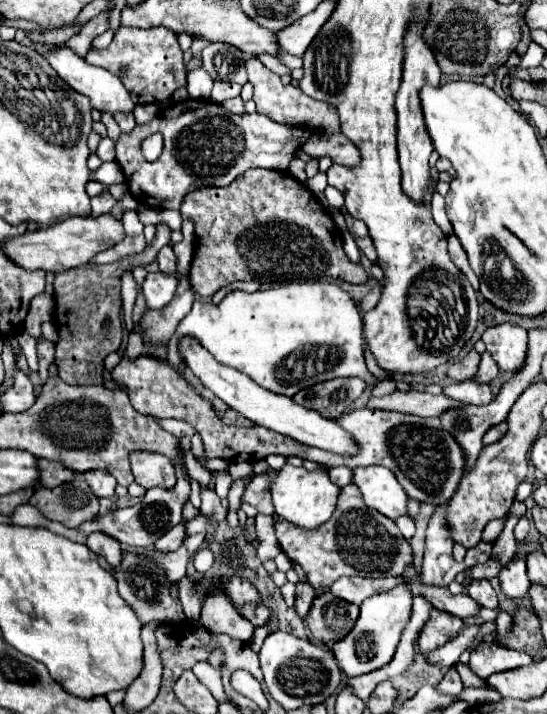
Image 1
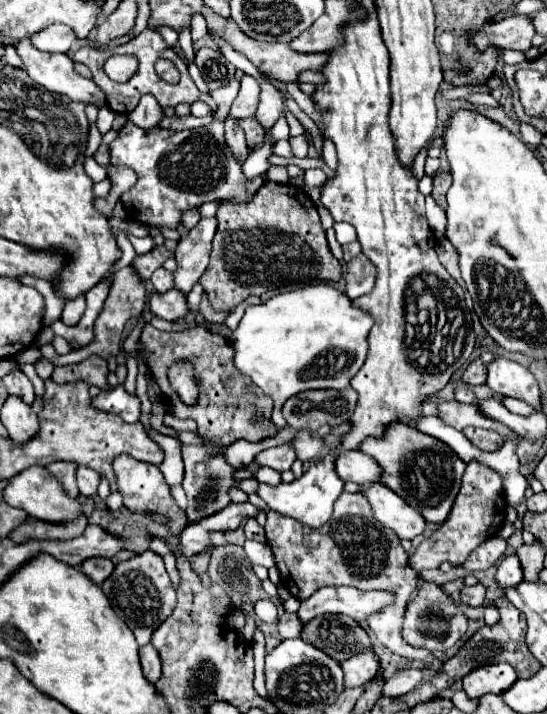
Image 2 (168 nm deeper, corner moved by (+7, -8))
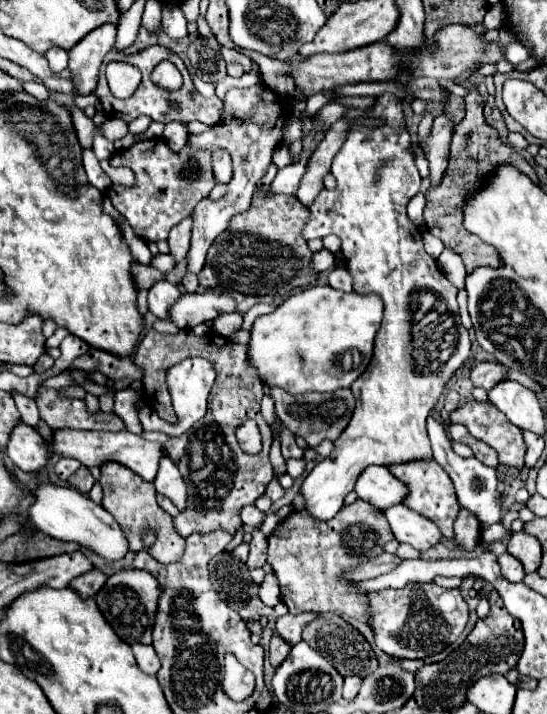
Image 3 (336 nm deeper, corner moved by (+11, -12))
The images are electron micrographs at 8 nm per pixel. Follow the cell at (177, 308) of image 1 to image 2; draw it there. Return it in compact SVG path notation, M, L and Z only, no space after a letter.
M215 218L199 220L197 226L189 232L187 238L179 240L175 250L177 270L173 272L175 288L181 290L185 296L191 292L193 284L199 282L201 274L205 272L209 264L209 252L211 252L211 240L217 228Z

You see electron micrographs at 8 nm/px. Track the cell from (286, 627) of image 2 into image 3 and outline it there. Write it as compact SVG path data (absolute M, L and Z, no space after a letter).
M275 634L273 640L271 640L271 646L269 646L269 662L271 662L271 666L273 668L281 666L281 660L285 660L285 656L289 656L289 644Z

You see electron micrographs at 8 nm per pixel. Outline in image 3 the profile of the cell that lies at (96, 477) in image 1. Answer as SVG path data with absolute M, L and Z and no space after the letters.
M81 466L73 476L69 476L67 482L69 482L71 488L79 490L81 494L89 494L89 490L91 490L93 484L95 484L95 478L91 476L91 472L89 472L85 466Z

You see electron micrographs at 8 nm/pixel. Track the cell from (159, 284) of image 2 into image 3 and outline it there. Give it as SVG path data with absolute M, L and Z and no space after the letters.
M161 280L149 290L149 310L159 320L169 320L169 308L179 300L181 292L175 284Z

